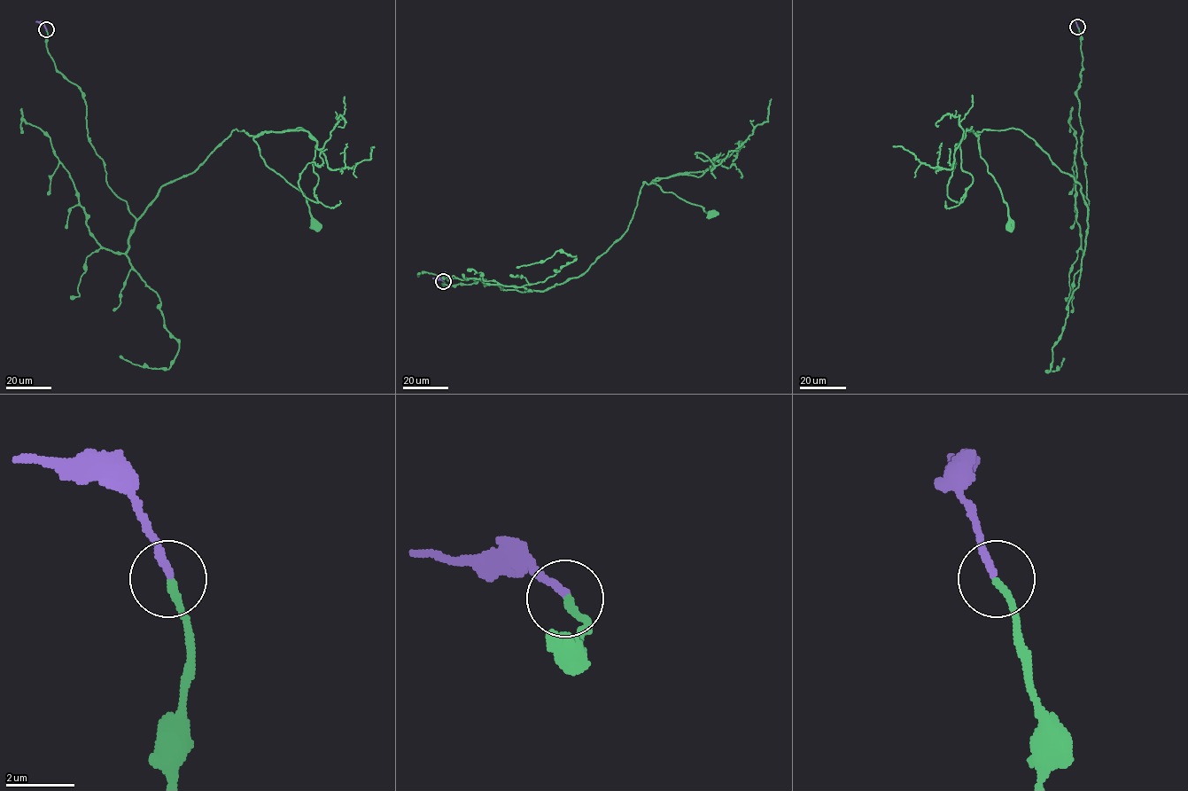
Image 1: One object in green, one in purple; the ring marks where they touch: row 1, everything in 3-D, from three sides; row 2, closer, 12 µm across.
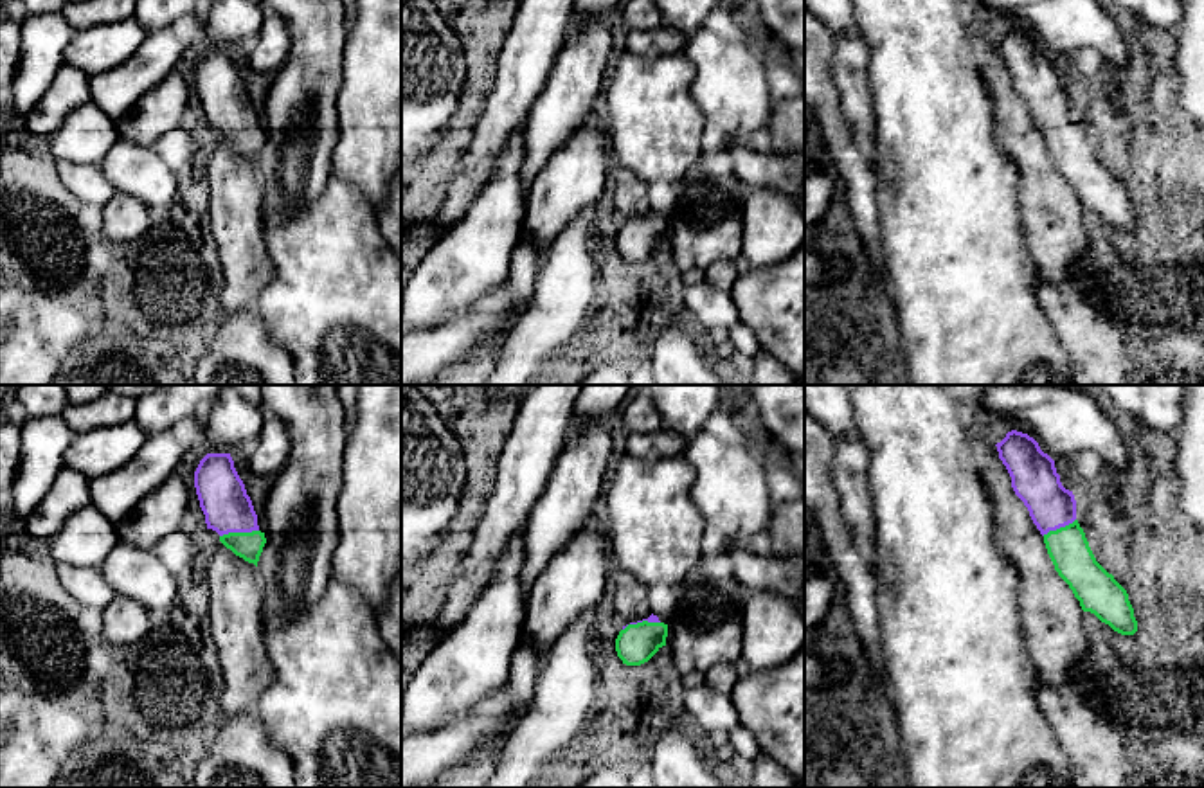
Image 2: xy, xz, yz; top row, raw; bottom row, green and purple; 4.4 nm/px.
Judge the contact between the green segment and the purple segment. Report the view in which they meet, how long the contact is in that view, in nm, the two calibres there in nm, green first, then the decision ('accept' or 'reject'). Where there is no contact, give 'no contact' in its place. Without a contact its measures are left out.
xy | 180 nm | 130/220 nm | accept

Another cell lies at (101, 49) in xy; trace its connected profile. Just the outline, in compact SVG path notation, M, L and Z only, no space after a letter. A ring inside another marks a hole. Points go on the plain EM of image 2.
M135 16L76 32L65 50L65 65L79 68L88 77L110 72L128 61L146 36L146 29Z

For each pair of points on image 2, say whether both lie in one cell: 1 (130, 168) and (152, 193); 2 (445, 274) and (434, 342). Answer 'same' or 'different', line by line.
1: same
2: different

